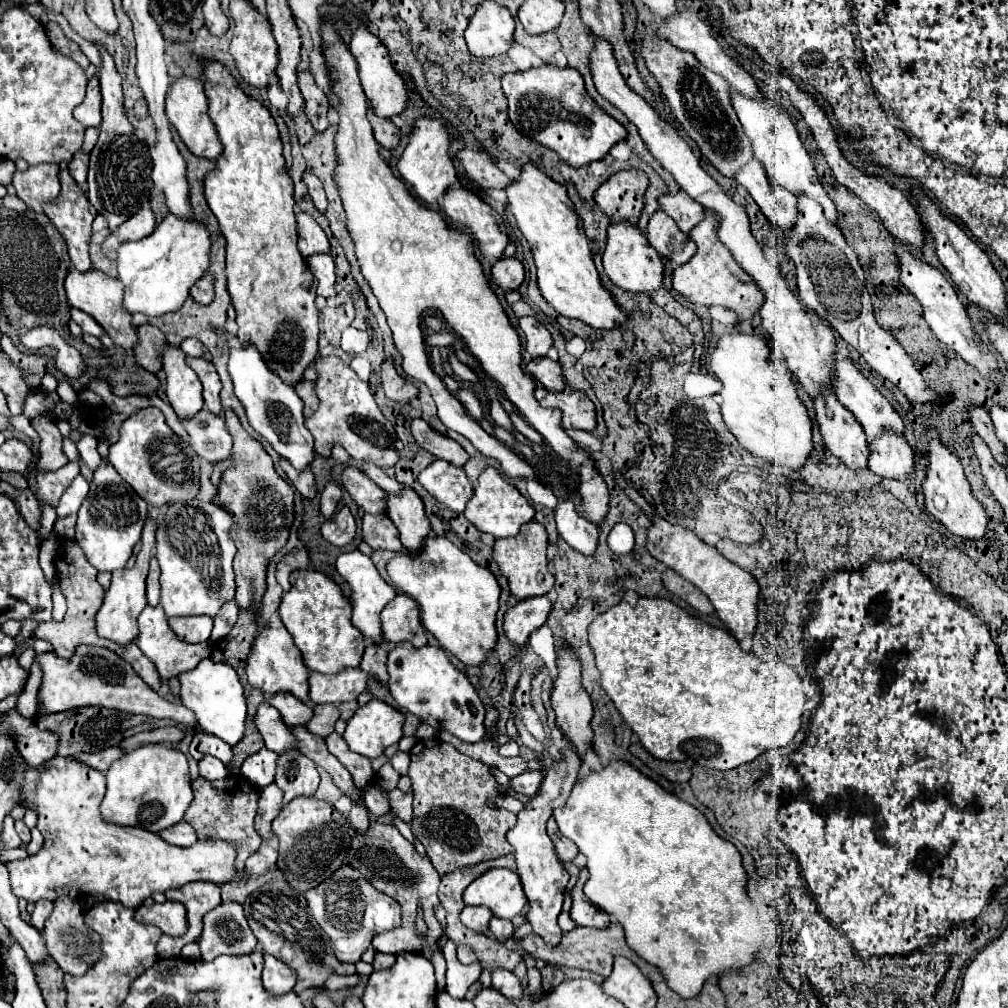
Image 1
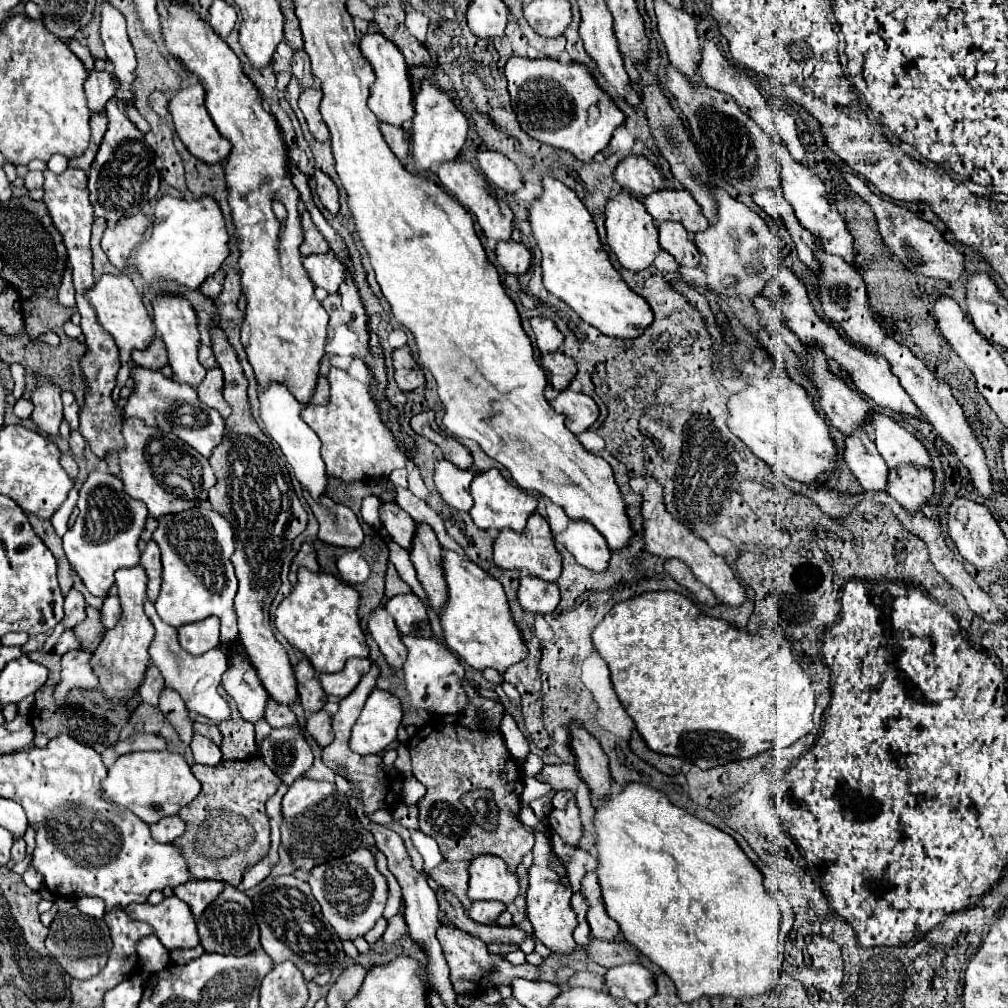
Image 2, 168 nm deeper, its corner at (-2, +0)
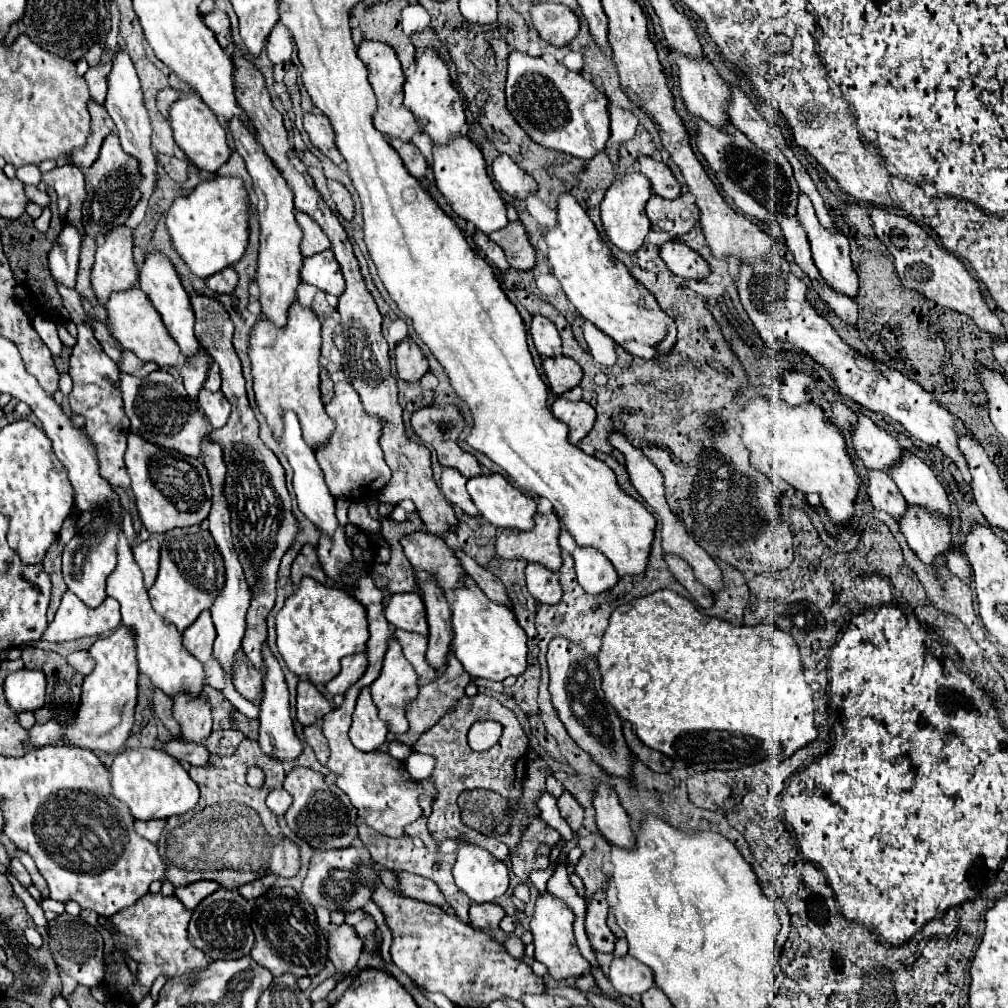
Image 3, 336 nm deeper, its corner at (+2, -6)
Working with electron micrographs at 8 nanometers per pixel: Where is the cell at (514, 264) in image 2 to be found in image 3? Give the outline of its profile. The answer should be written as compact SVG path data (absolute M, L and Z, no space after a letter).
M508 222L506 228L490 232L490 240L504 248L506 260L516 270L530 270L536 264L536 250L528 240L522 222Z

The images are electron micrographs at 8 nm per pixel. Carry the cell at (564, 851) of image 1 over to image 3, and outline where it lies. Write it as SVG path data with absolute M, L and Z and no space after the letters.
M562 792L562 796L558 798L558 808L560 808L560 814L562 818L570 824L570 828L574 832L578 832L578 828L582 826L582 820L584 820L584 810L582 806L574 800L574 796L570 792Z

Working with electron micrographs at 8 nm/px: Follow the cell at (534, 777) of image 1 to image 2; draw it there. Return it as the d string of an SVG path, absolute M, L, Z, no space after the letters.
M558 764L558 766L544 766L536 776L536 780L540 782L548 782L552 786L552 790L572 790L576 792L578 784L582 782L578 776L576 766L572 764Z

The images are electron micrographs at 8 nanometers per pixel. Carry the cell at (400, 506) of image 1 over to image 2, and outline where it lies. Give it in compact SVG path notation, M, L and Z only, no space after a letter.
M416 522L416 534L412 538L410 560L418 572L418 580L422 582L432 608L438 612L446 602L446 582L440 568L442 546L434 534L434 530L426 522Z

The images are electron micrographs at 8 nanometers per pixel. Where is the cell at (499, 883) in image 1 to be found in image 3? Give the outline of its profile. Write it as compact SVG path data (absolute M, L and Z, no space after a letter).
M462 844L458 848L458 860L452 872L456 886L466 892L472 902L494 902L508 890L506 864L474 844Z

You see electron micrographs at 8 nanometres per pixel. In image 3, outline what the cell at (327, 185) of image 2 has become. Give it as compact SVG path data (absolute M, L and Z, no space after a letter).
M328 180L328 190L332 194L332 200L334 200L340 216L346 220L352 220L354 218L354 200L352 200L350 192L336 180Z

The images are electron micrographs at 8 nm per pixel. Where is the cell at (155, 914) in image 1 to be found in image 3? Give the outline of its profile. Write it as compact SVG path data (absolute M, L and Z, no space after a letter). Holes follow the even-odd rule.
M148 892L142 896L142 900L136 900L130 908L114 914L108 918L110 926L116 930L112 932L114 938L114 950L106 958L106 972L112 974L114 978L106 980L106 990L110 996L120 996L124 998L126 994L132 996L134 1004L140 1004L144 996L150 992L152 982L156 976L164 974L166 978L174 976L184 976L184 974L196 974L202 968L208 968L212 962L202 950L194 948L188 940L188 922L190 922L190 910L176 898L176 896L162 896L162 894L152 894ZM126 956L138 962L138 974L132 976L126 964Z

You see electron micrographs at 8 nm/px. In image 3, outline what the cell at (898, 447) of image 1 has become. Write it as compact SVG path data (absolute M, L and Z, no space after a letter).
M908 506L906 516L900 520L900 530L912 552L928 566L936 566L938 556L954 550L950 526L924 508Z

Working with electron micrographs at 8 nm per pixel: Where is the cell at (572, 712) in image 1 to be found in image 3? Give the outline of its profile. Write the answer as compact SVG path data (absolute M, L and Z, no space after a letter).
M596 784L596 798L594 798L594 810L596 810L596 826L598 832L618 848L634 848L636 834L632 832L630 818L626 810L620 806L618 796L614 790L606 784Z

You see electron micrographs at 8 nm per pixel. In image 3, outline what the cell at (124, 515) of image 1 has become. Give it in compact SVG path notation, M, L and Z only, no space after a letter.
M94 514L92 524L80 528L76 536L64 546L62 552L62 576L70 592L74 592L90 608L100 606L106 600L106 578L116 568L116 540L118 530L104 516Z

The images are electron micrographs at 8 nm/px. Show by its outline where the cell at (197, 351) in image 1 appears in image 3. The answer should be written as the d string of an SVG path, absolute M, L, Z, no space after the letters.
M212 362L212 366L210 366L210 374L208 374L208 380L206 380L204 388L208 388L210 392L220 390L220 374L218 374L218 364L216 362Z

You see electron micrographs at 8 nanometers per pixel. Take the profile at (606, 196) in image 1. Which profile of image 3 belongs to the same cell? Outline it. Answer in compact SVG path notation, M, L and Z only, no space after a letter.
M642 156L642 158L638 158L638 170L650 178L654 194L658 194L662 198L678 198L680 196L680 184L674 178L672 170L664 162L654 160L650 156Z

